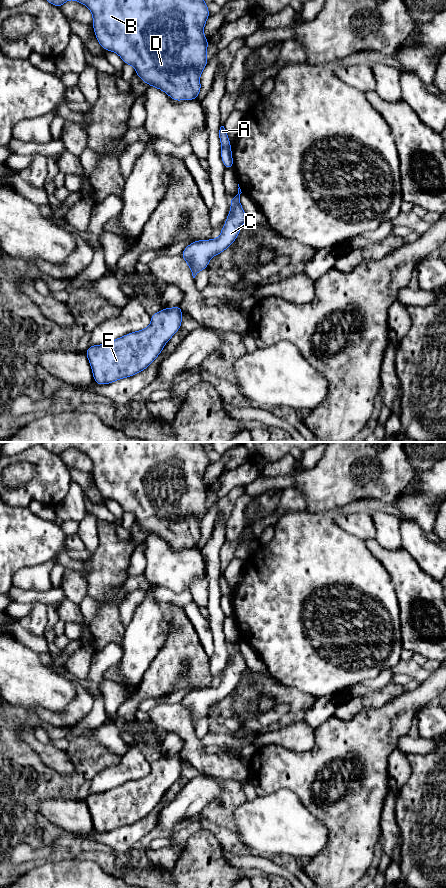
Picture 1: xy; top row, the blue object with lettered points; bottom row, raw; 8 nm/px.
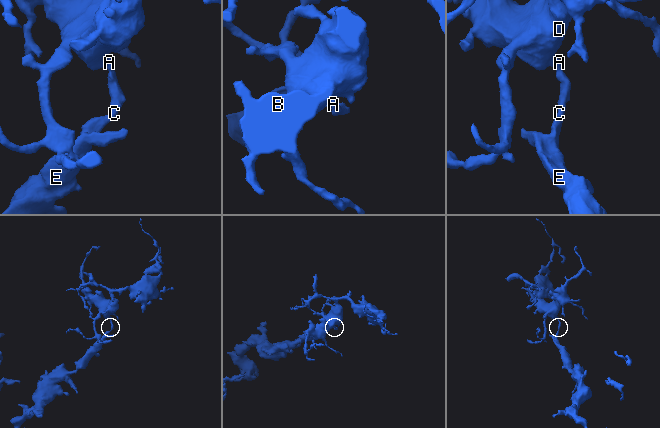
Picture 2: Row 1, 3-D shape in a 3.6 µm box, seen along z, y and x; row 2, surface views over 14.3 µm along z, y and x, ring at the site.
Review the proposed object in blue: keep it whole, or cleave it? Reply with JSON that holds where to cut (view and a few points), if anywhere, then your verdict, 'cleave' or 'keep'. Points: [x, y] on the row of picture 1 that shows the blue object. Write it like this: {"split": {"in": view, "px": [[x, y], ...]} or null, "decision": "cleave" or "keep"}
{"split": {"in": "xy", "px": [[229, 146], [222, 148]]}, "decision": "cleave"}

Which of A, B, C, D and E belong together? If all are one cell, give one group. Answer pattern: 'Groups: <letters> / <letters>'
Groups: A B D / C E

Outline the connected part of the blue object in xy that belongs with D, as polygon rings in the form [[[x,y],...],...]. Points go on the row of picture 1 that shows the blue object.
[[[75,0],[89,8],[93,16],[92,27],[98,43],[104,50],[112,51],[118,54],[124,64],[132,65],[135,68],[139,78],[150,85],[164,91],[174,101],[197,100],[201,91],[200,75],[206,65],[209,63],[207,59],[207,47],[209,41],[204,36],[204,26],[210,12],[204,0]]]

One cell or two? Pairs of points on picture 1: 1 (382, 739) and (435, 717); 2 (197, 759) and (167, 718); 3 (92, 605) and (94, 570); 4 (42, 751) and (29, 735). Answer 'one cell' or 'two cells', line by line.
1: two cells
2: one cell
3: two cells
4: one cell

